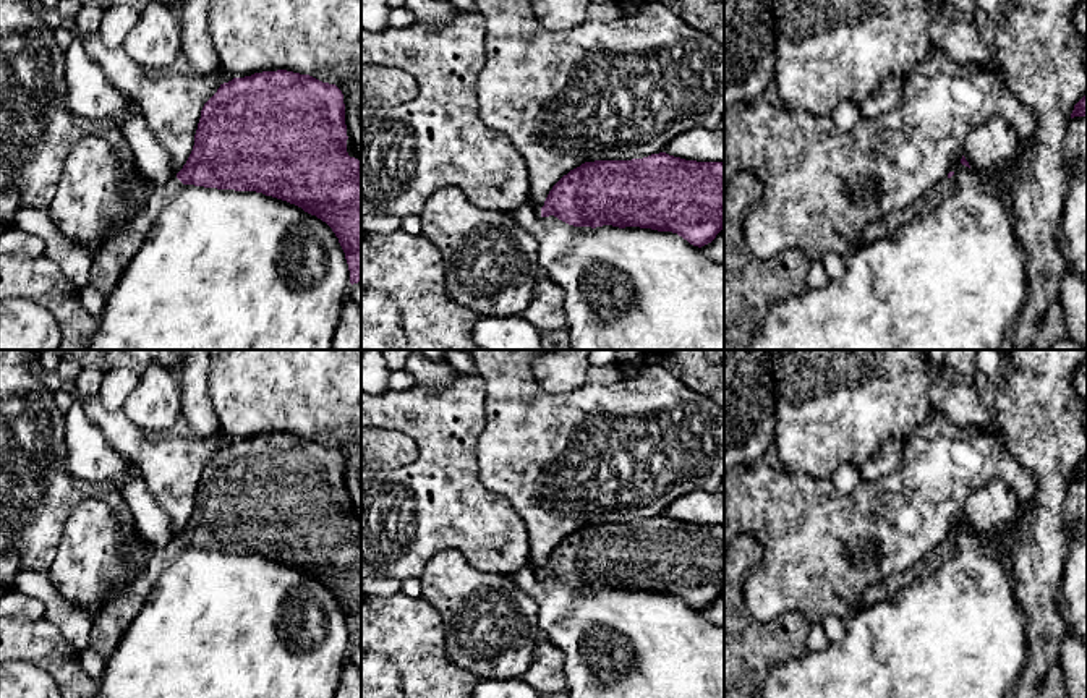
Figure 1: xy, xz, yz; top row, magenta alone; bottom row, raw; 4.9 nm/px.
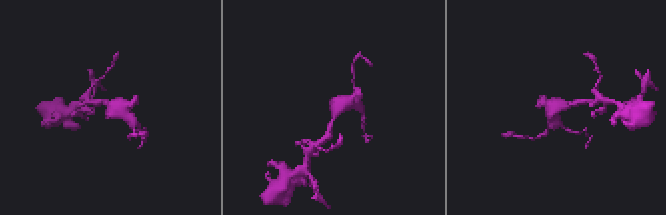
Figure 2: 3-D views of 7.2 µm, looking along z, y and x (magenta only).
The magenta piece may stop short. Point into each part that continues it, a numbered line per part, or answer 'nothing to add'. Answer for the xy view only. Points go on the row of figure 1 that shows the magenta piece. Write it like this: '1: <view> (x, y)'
1: xy (117, 251)

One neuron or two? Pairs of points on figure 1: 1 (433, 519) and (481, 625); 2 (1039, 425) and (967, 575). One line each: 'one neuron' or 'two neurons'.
1: two neurons
2: two neurons

